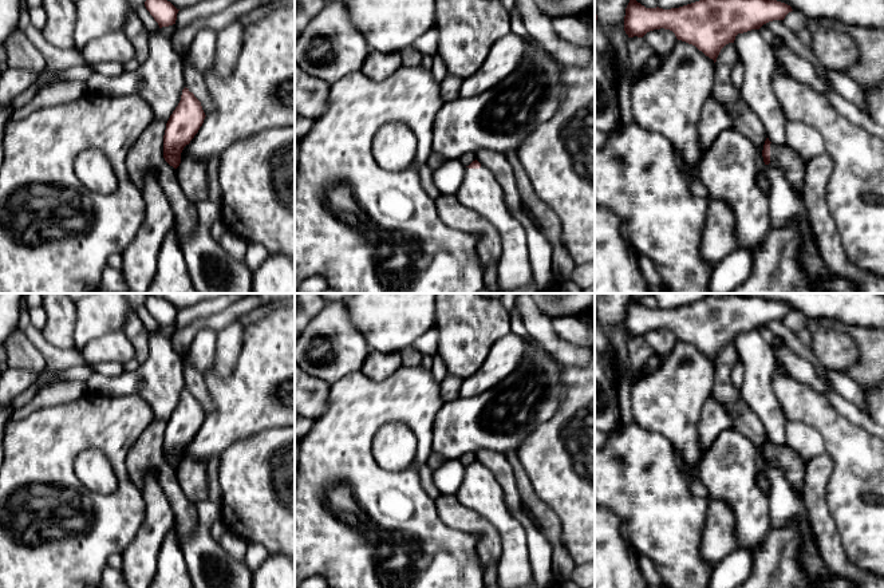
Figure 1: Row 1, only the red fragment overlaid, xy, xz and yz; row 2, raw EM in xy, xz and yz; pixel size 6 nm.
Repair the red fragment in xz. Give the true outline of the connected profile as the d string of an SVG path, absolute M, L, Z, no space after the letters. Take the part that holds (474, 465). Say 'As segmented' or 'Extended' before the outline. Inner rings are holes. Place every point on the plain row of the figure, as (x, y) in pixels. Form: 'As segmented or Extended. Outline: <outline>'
Extended. Outline: M477 459L473 461L465 467L455 497L461 505L489 521L502 540L498 587L521 588L533 583L526 532L506 508L502 488L493 473Z

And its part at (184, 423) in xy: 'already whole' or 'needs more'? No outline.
already whole

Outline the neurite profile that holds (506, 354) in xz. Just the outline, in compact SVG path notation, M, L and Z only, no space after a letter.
M512 331L504 335L492 347L482 367L462 382L461 396L474 398L494 388L520 366L525 350L526 342L524 338Z

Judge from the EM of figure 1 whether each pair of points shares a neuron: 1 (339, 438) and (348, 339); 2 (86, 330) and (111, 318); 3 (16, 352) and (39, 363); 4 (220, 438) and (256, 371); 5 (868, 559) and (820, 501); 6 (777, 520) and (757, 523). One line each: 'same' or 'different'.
1: different
2: same
3: same
4: same
5: different
6: different

